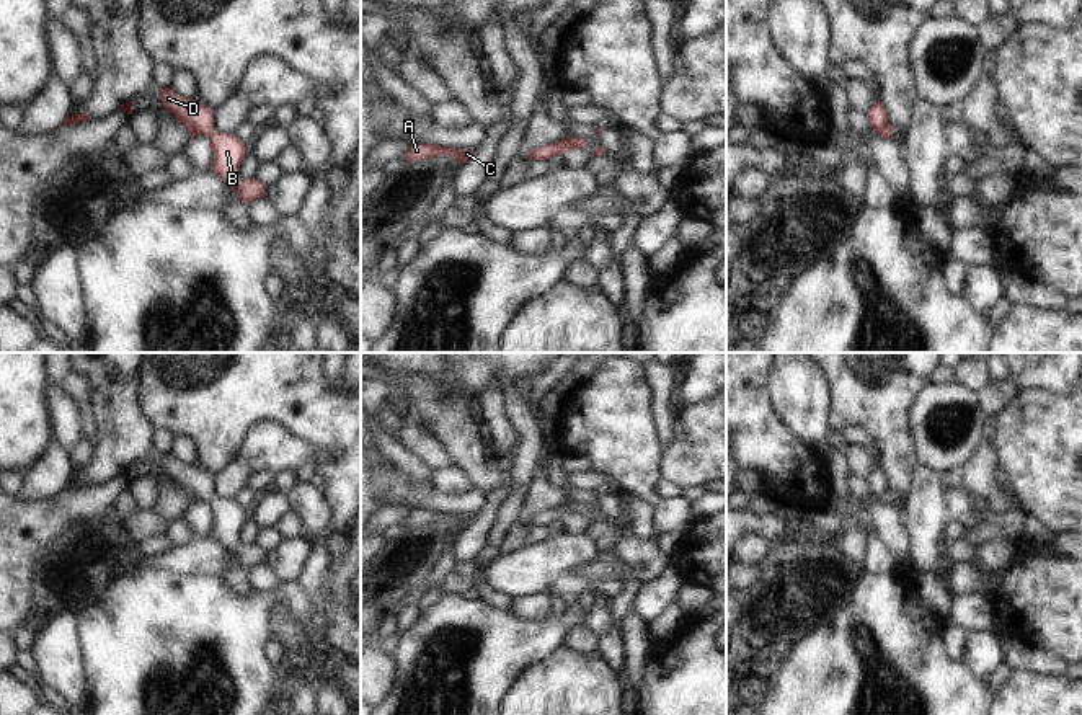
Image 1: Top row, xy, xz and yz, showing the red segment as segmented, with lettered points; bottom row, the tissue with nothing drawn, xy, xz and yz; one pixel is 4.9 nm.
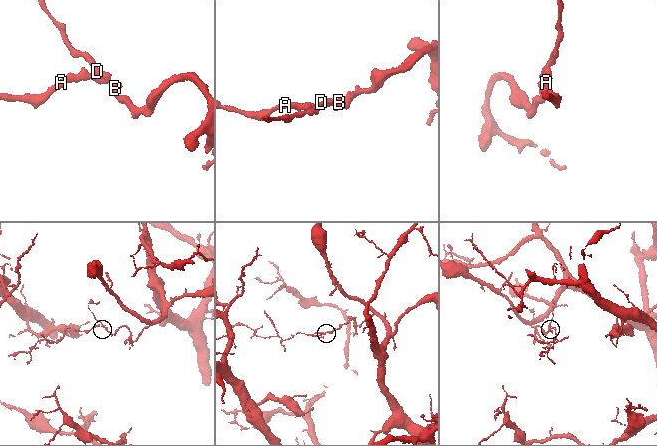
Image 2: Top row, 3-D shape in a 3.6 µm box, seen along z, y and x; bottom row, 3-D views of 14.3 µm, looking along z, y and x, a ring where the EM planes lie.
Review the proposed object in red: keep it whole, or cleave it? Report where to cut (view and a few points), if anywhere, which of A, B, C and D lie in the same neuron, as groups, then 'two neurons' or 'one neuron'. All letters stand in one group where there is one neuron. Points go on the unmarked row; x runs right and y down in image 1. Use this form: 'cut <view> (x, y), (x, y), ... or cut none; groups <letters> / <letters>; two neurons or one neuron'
cut xz (562, 505), (572, 515); groups A C / B D; two neurons

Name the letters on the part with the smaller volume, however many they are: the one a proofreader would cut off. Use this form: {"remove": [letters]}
{"remove": ["A", "C"]}

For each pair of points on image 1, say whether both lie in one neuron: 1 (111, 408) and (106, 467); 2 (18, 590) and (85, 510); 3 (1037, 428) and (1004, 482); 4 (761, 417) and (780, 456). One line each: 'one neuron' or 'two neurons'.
1: one neuron
2: one neuron
3: two neurons
4: one neuron

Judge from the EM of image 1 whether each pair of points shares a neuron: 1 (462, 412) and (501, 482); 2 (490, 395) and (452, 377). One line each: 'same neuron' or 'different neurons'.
1: same neuron
2: different neurons

